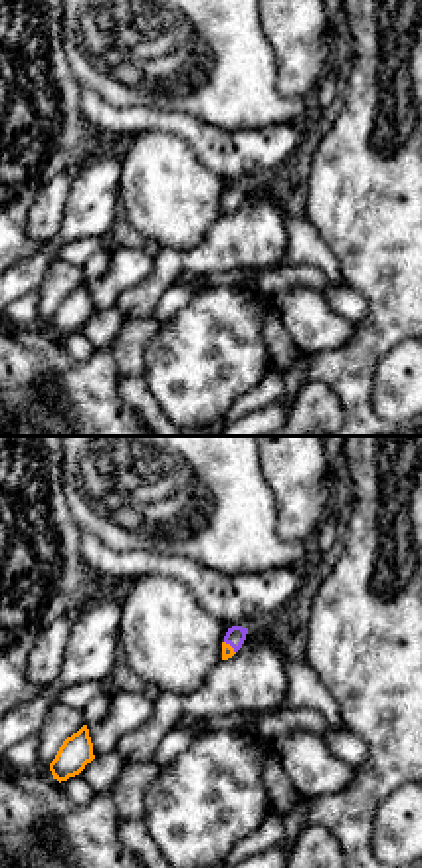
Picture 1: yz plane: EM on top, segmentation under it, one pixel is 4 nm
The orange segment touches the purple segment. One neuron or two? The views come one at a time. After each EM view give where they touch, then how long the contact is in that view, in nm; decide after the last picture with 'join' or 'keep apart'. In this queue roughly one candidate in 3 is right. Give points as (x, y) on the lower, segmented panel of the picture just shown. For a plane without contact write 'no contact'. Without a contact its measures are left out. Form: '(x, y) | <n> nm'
(230, 647) | 70 nm

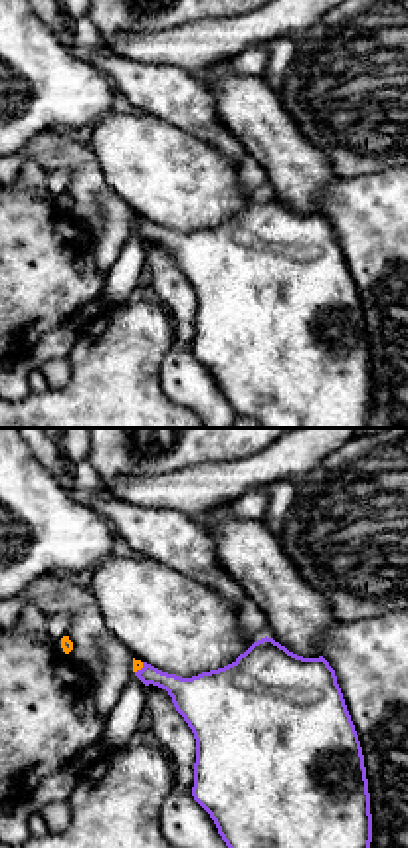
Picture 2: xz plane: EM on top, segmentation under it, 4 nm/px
(139, 668) | 60 nm

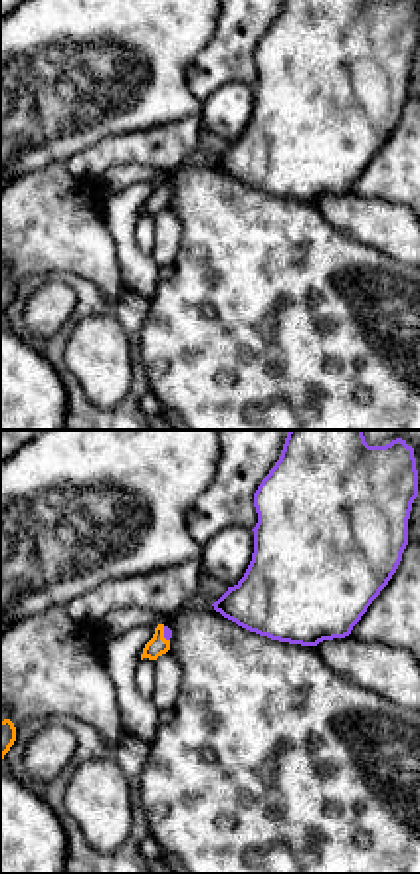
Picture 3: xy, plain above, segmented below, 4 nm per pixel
(163, 635) | 70 nm

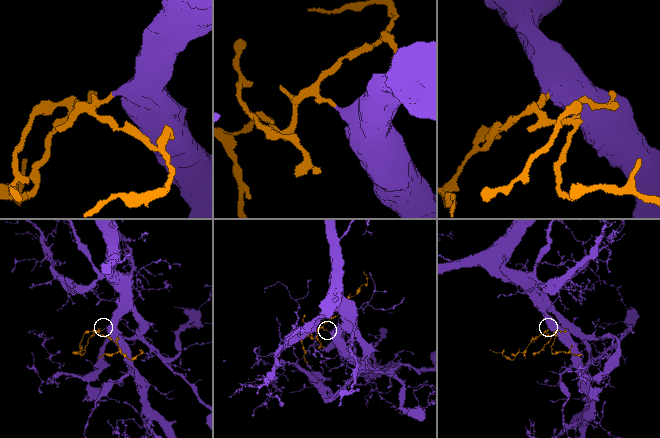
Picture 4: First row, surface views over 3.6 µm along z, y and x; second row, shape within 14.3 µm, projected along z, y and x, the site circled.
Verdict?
join

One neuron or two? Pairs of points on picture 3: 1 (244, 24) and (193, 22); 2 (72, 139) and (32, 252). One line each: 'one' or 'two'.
1: two
2: two

